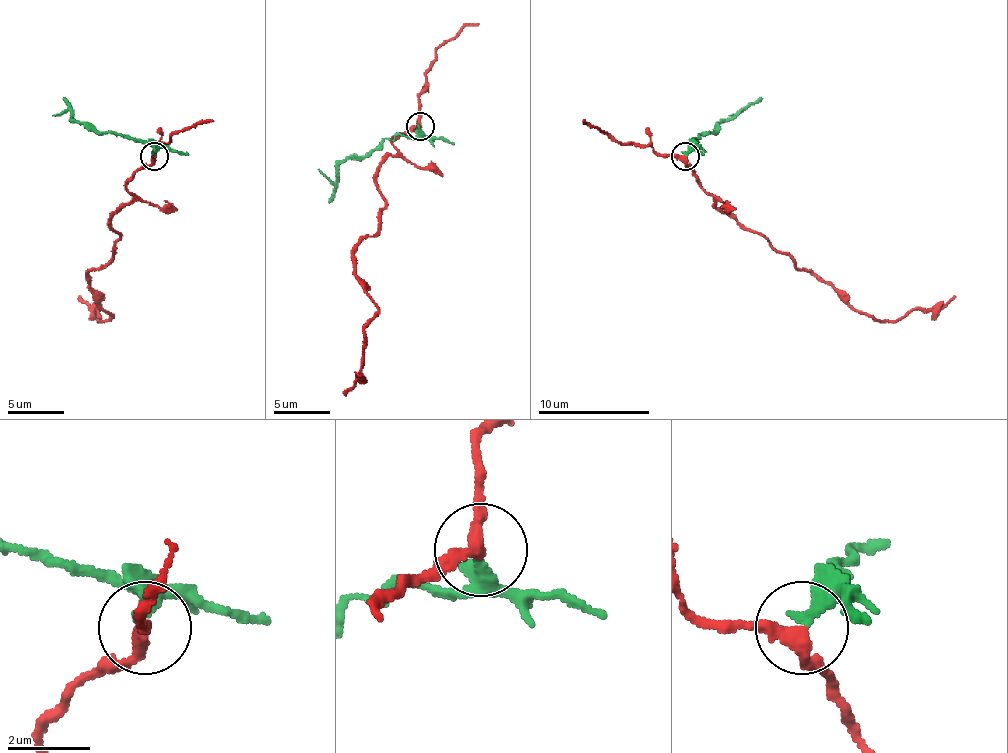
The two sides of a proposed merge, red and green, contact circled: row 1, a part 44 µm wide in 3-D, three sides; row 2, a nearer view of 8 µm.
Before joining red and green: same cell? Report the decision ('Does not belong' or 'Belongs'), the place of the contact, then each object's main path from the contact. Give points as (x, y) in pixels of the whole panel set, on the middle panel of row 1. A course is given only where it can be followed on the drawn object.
Does not belong. Place: (420, 126). Course of red: (419, 126), (391, 143), (380, 227), (355, 252), (377, 316), (343, 395). Course of green: (419, 126), (413, 137), (394, 135), (363, 157), (343, 160), (329, 202)

